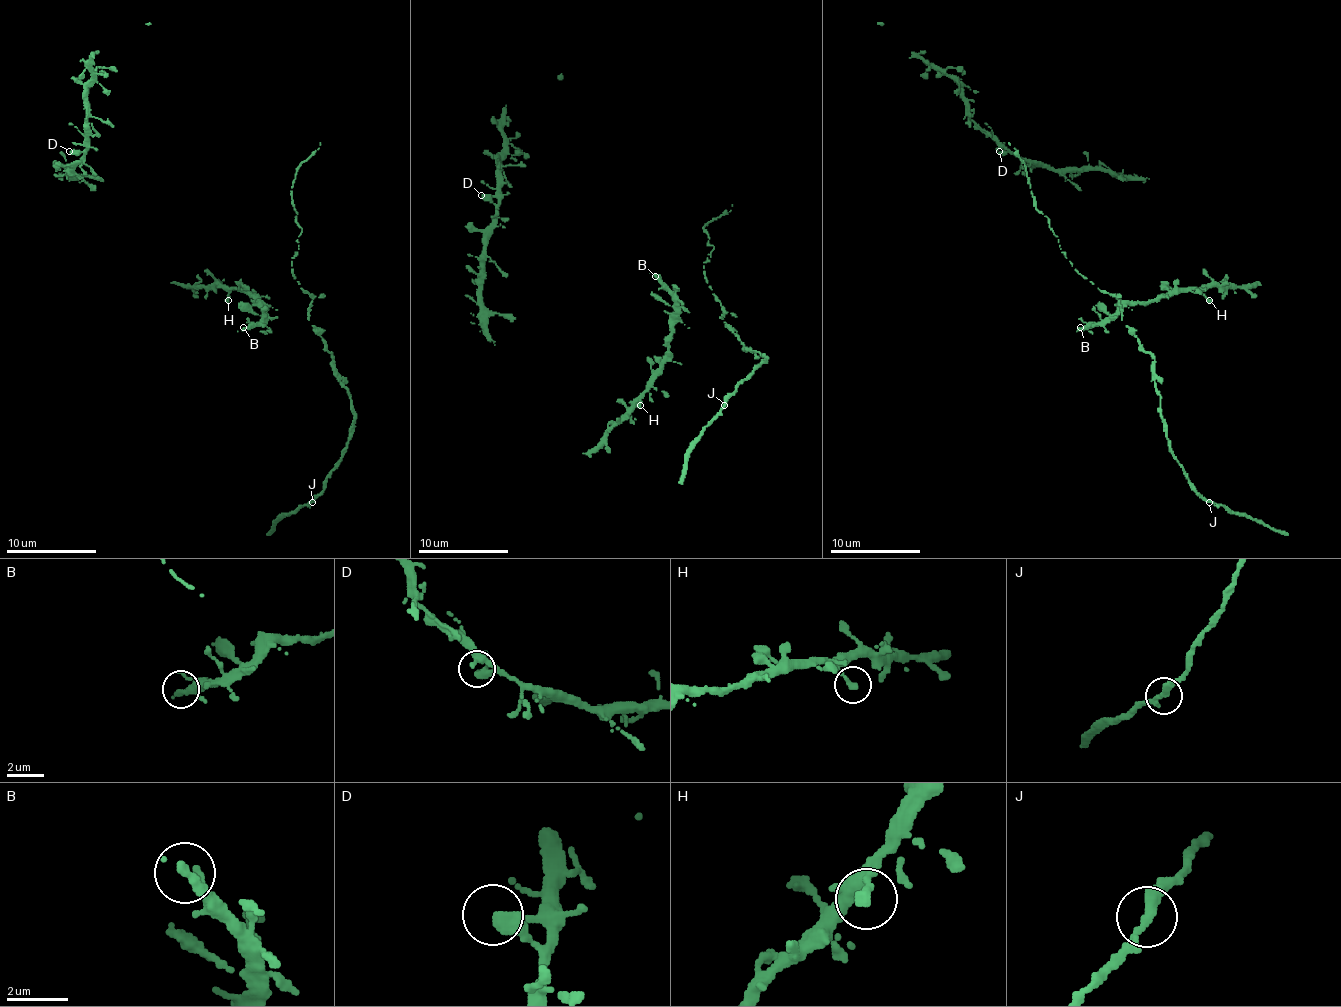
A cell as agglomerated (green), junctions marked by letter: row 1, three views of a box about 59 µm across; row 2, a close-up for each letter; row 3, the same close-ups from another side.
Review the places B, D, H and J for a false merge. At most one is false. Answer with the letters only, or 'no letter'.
no letter

